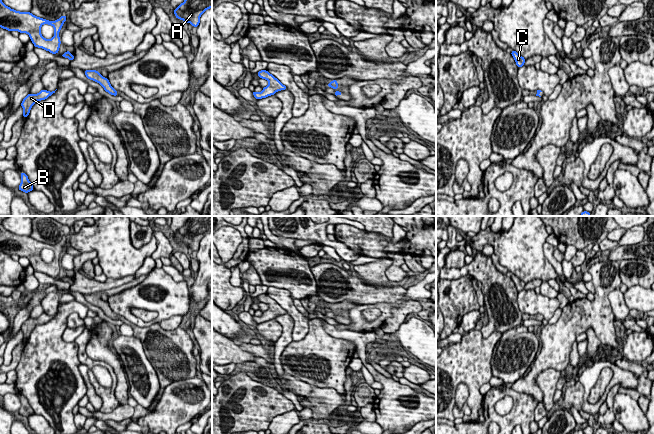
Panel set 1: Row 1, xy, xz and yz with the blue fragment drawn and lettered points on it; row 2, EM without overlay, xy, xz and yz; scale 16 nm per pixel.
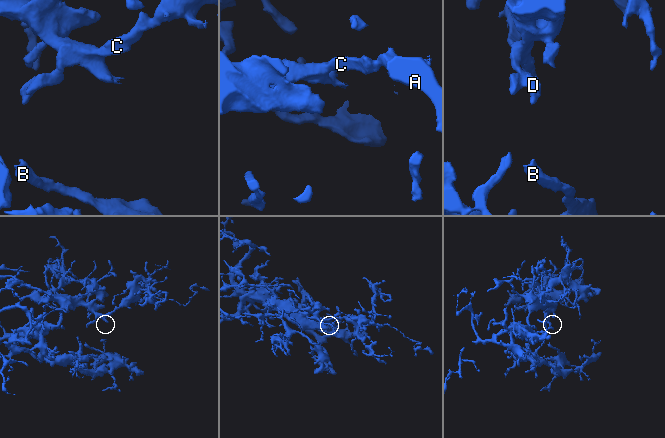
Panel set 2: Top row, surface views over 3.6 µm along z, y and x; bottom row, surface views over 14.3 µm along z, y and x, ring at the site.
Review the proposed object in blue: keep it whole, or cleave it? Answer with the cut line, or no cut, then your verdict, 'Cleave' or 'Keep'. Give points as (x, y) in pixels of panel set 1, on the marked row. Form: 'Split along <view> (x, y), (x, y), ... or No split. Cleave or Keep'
No split. Keep

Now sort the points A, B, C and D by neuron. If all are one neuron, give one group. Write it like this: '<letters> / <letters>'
A B C D

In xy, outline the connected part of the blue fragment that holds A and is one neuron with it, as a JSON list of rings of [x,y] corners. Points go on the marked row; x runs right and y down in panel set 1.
[[[184,0],[174,9],[174,15],[177,19],[198,27],[201,15],[210,8],[212,8],[212,0]]]

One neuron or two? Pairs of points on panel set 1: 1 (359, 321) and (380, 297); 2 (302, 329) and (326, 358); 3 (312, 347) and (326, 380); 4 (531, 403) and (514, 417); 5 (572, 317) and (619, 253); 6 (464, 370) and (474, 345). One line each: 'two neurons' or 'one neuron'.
1: two neurons
2: two neurons
3: one neuron
4: one neuron
5: two neurons
6: one neuron

